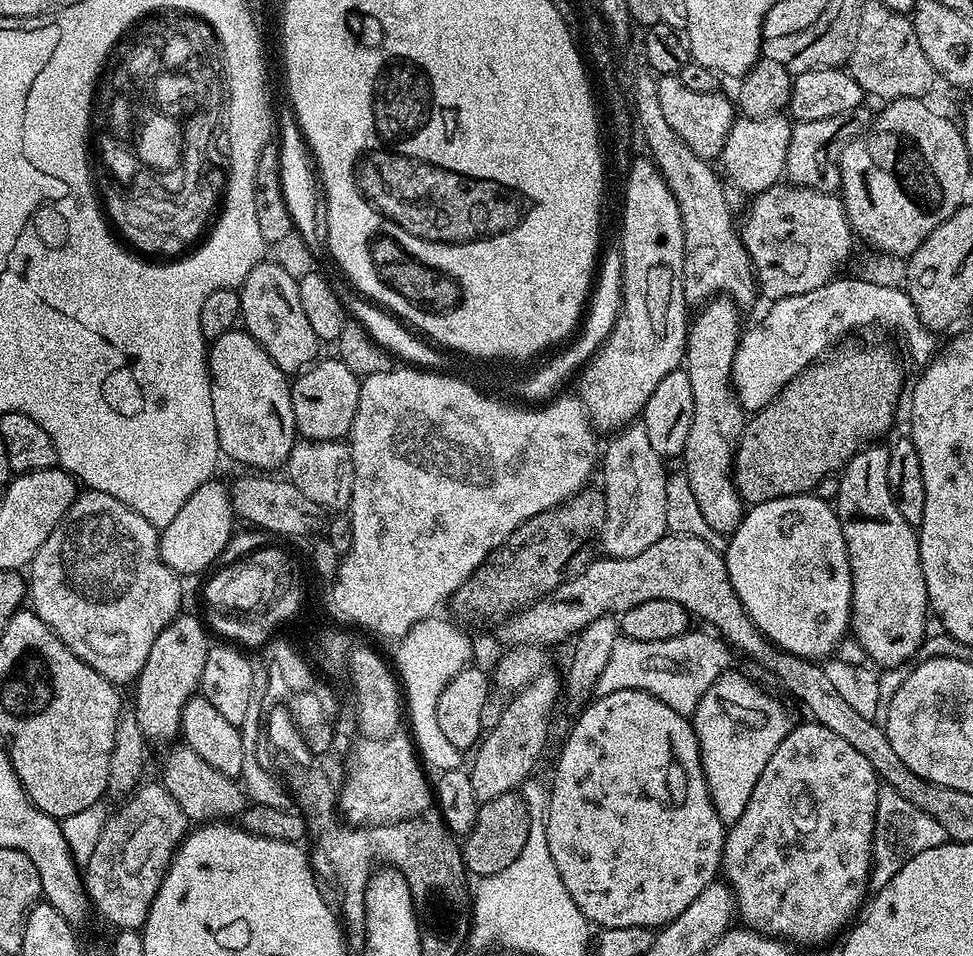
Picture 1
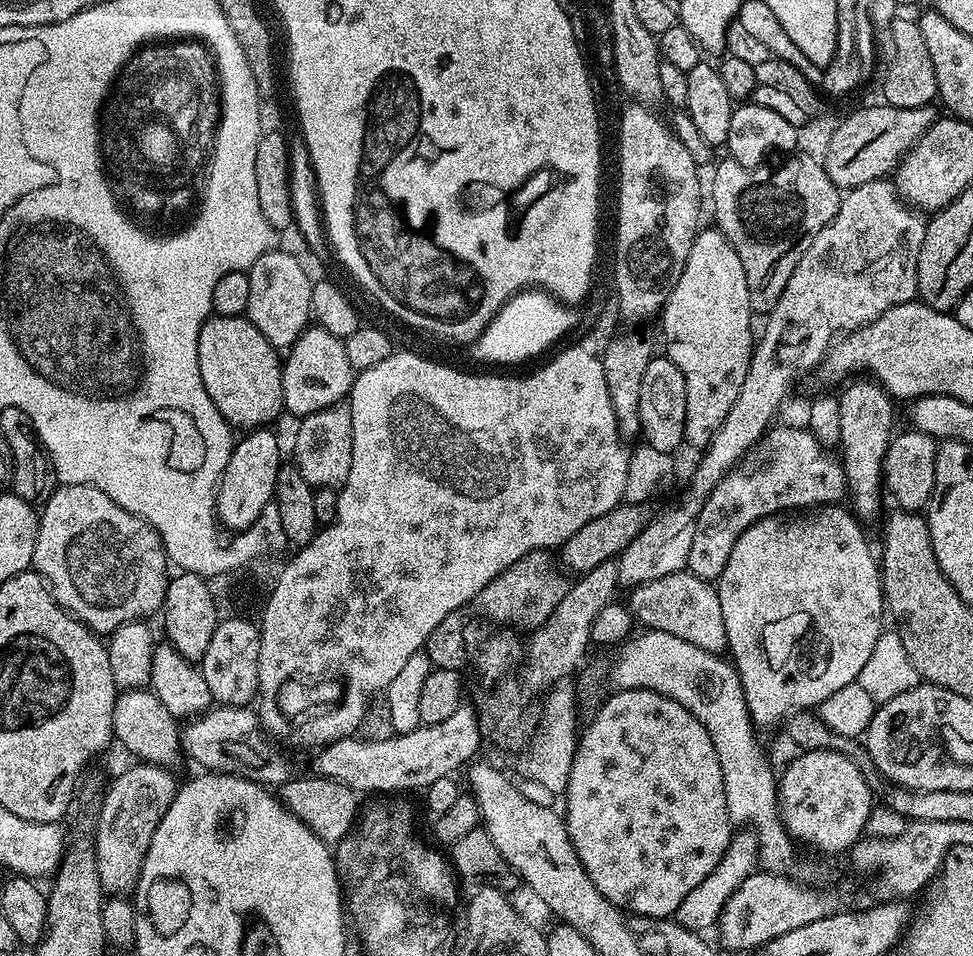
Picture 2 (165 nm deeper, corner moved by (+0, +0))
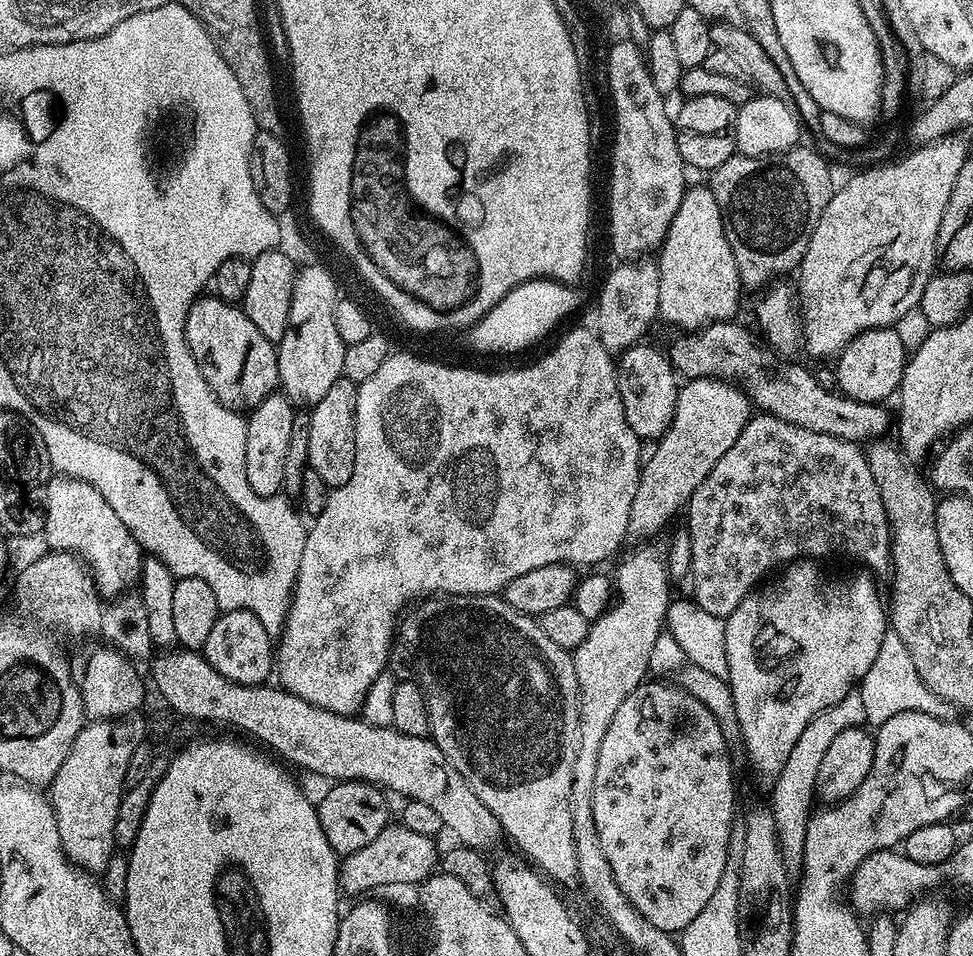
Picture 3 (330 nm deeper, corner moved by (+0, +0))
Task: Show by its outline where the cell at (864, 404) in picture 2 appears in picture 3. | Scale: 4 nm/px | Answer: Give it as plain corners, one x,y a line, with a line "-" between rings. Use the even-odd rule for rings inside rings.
895,327
870,328
855,336
838,354
834,364
835,387
852,400
869,402
887,401
887,396
897,391
904,373
906,351
904,340
896,333

